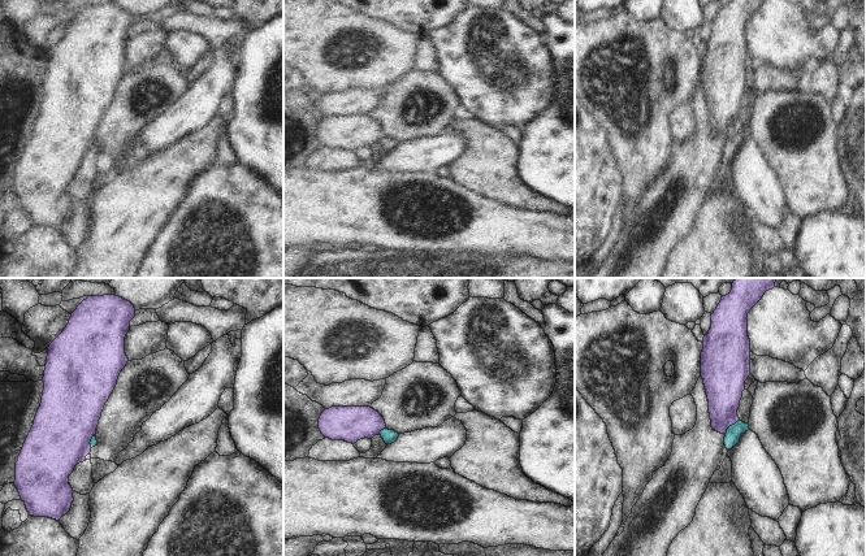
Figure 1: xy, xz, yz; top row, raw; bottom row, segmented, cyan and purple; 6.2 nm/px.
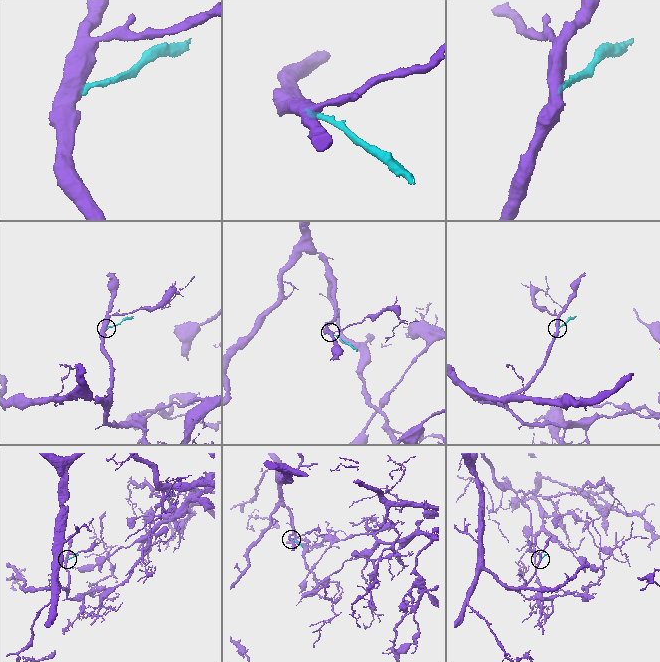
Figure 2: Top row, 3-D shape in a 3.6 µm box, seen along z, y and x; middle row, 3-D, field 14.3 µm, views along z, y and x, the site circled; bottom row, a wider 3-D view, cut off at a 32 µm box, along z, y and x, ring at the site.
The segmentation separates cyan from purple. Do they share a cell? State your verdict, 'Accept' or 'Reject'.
Reject.

